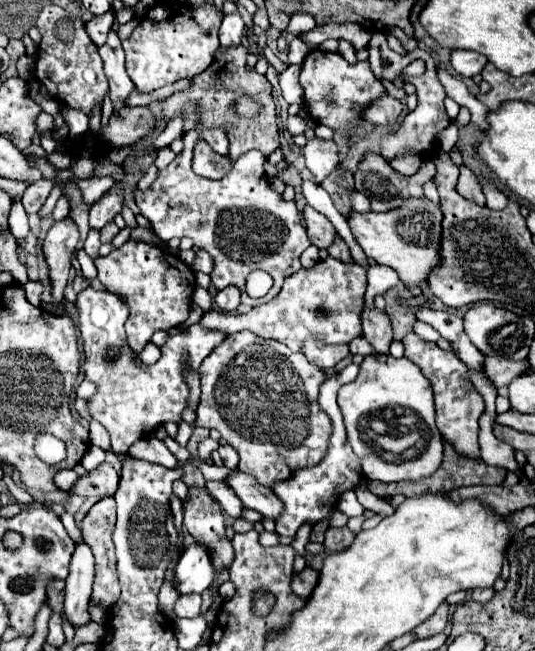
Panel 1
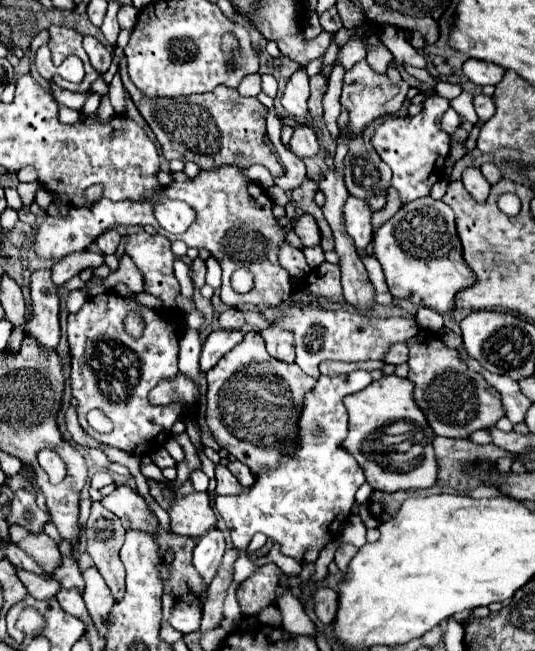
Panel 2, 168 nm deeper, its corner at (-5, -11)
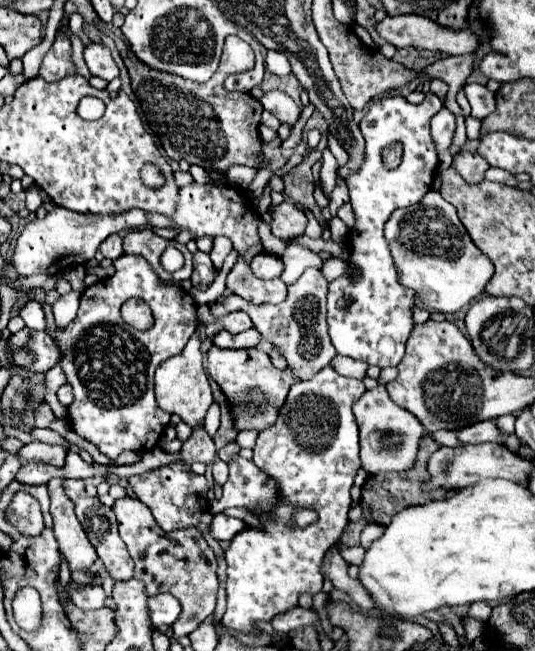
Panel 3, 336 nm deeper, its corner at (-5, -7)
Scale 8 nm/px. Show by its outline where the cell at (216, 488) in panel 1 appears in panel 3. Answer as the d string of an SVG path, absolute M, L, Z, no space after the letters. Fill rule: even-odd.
M332 366L322 368L314 378L296 382L290 388L288 400L274 424L274 428L268 428L266 432L258 434L256 446L254 446L254 464L276 482L278 486L278 504L272 508L270 516L262 508L250 510L252 516L256 516L262 524L262 528L246 526L242 532L238 532L230 546L226 548L226 564L228 564L228 582L226 582L226 594L228 594L228 608L222 616L224 626L240 632L260 632L256 628L256 622L264 620L270 622L276 614L292 608L298 604L298 596L302 592L316 594L322 588L322 560L326 550L332 544L338 544L340 534L344 532L348 524L348 510L350 510L350 490L354 486L356 472L360 468L358 458L358 426L352 414L352 404L358 400L358 396L364 392L364 382L356 378L346 378L334 372ZM298 510L314 510L318 514L318 520L300 528L294 524L294 514Z

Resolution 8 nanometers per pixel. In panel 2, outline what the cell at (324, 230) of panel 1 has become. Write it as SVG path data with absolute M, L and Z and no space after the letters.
M302 214L300 218L294 220L294 232L304 242L304 246L314 246L314 244L320 242L318 224L316 224L316 220L310 214Z

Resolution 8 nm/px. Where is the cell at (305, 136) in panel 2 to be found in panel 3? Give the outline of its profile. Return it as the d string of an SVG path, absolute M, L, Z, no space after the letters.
M280 90L266 92L266 94L260 98L260 102L262 102L262 106L264 106L266 110L270 110L282 124L288 124L290 128L296 126L300 114L302 114L300 106L298 106L290 96L286 96L286 94L280 92Z

